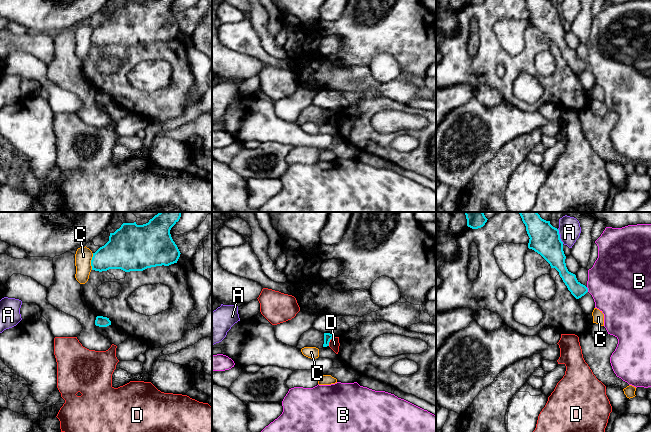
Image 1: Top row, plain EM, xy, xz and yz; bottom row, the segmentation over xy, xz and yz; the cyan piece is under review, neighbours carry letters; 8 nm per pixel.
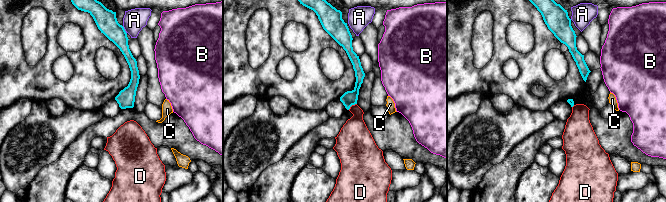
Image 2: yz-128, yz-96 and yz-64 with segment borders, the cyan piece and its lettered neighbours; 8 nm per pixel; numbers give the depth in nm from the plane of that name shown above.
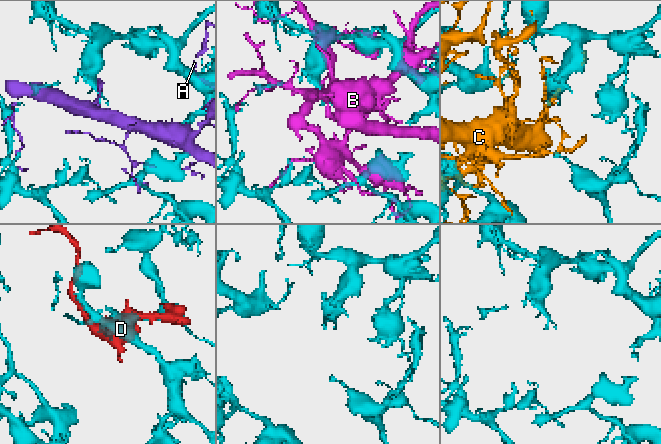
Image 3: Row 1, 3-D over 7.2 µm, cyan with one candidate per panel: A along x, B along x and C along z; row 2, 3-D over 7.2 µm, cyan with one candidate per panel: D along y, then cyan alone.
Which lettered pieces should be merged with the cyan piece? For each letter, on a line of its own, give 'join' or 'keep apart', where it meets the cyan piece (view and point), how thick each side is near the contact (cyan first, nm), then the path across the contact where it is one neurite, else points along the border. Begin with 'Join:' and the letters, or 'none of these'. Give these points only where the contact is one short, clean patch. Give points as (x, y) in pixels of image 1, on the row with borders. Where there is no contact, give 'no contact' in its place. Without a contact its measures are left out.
Join: none of these
A: keep apart | yz (559, 236) | 240/180 nm
B: keep apart | yz (587, 289) | 120/460 nm
C: keep apart | xy (91, 261) | 280/140 nm
D: keep apart | xz (330, 339) | 60/90 nm | along xz (335, 337), (330, 340), (328, 345)

